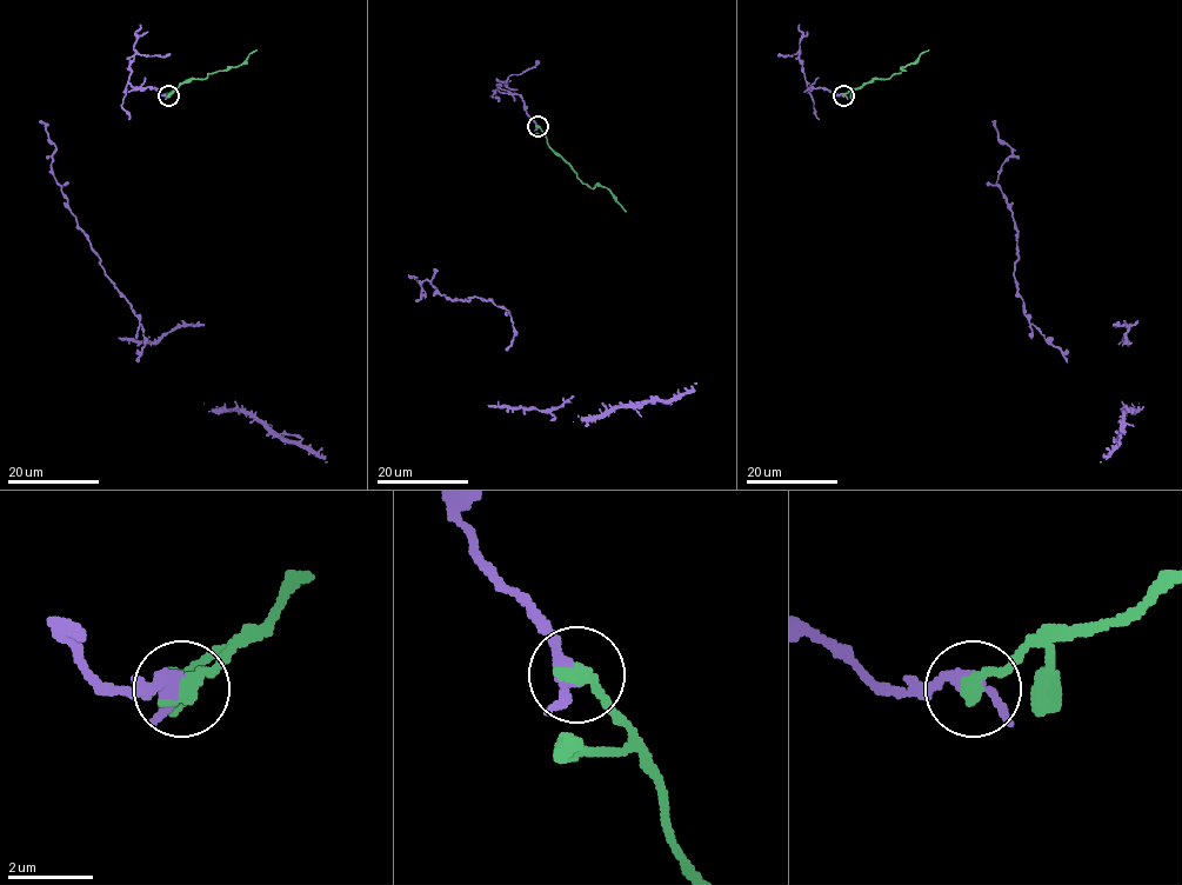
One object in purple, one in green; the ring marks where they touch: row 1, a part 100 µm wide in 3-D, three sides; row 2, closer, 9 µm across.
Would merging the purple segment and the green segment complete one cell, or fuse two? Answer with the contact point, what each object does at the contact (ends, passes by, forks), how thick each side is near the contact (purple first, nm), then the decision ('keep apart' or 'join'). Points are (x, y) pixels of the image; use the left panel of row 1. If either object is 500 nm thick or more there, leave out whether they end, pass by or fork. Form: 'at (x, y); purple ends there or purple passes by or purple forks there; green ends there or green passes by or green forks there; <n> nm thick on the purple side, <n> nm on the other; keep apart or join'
at (168, 95); purple passes by; green ends there; 340 nm thick on the purple side, 400 nm on the other; keep apart

